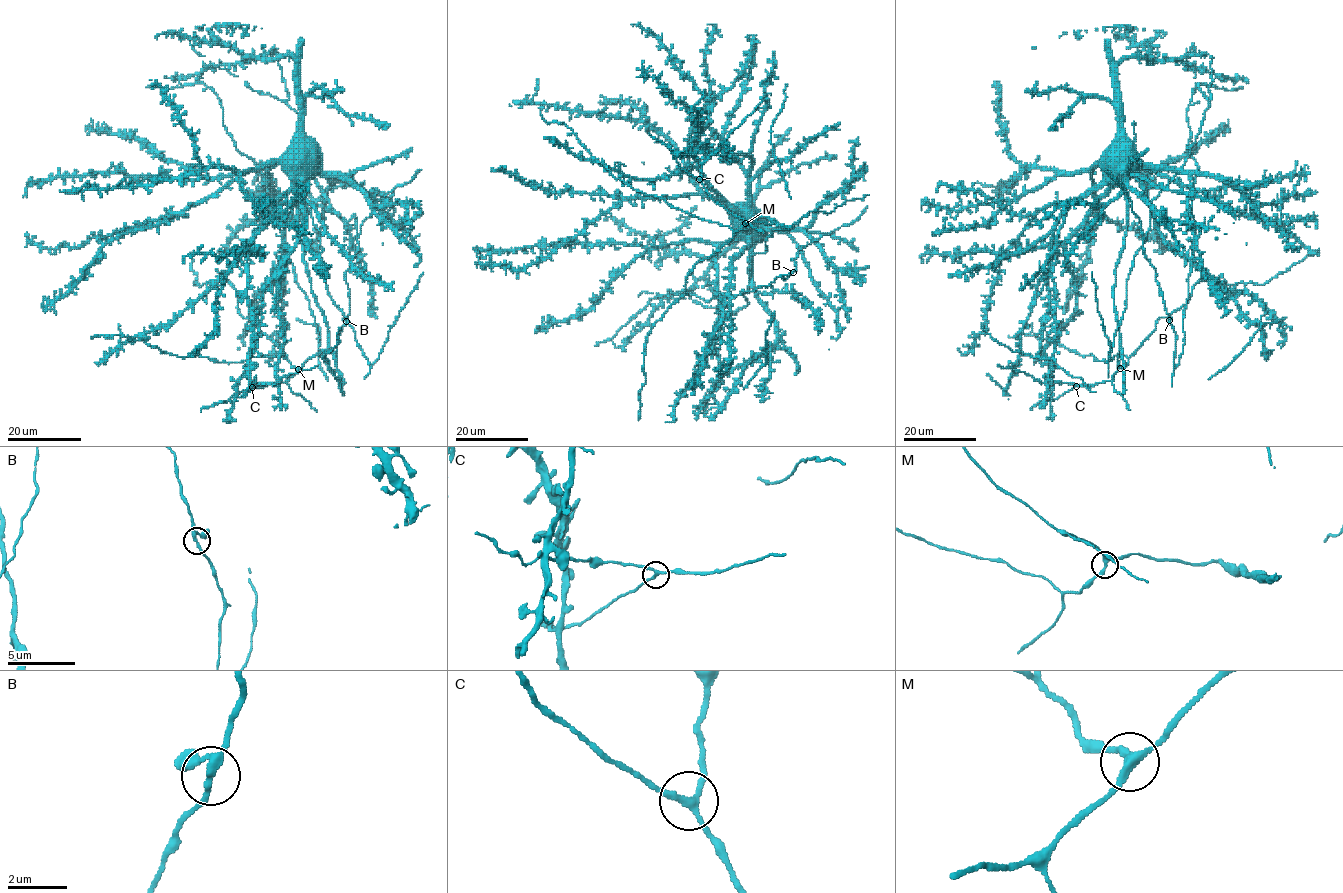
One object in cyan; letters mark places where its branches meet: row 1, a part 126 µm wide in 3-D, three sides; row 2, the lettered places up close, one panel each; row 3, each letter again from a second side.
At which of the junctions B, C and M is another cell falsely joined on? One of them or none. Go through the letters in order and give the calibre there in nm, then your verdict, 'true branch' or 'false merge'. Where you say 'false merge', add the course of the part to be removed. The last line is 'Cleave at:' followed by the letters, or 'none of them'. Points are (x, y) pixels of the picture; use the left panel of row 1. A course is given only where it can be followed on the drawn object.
B: calibre 200 nm; true branch
C: calibre 220 nm; true branch
M: calibre 280 nm; true branch
Cleave at: none of them

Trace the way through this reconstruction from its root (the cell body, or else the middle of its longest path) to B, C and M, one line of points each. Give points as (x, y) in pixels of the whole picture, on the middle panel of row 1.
B: (747, 222), (717, 252), (715, 294), (728, 298), (729, 294), (766, 288), (777, 277), (785, 279), (793, 272)
C: (747, 222), (736, 226), (747, 230), (758, 216), (776, 223), (745, 222), (711, 197), (699, 179)
M: (747, 222), (736, 226), (747, 230), (758, 216), (776, 223), (745, 223)

